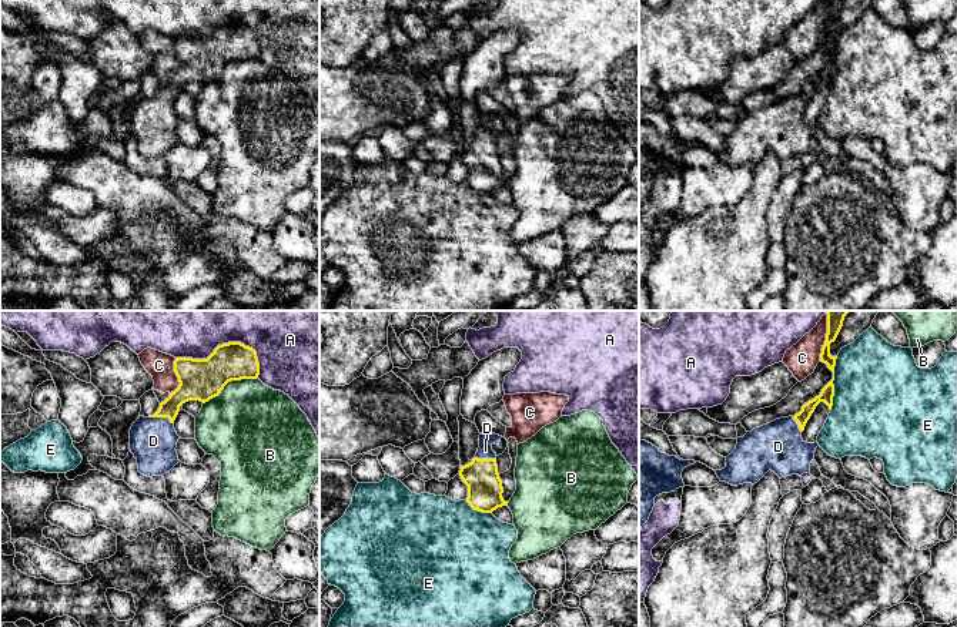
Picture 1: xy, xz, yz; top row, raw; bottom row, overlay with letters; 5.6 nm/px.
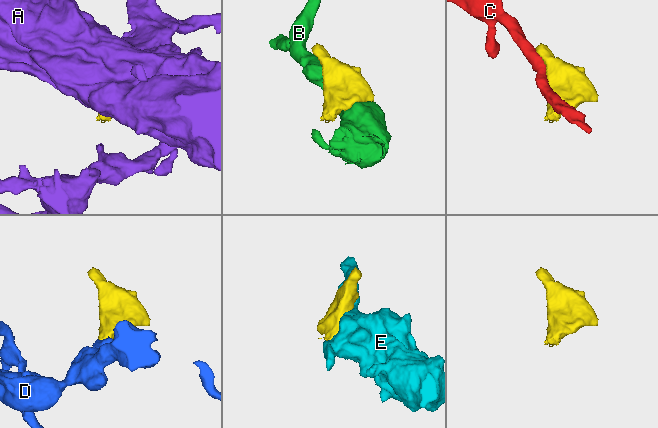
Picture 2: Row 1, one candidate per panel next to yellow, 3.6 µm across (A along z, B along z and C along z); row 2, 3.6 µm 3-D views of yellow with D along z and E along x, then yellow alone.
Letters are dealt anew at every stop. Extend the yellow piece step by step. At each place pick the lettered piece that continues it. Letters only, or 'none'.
D

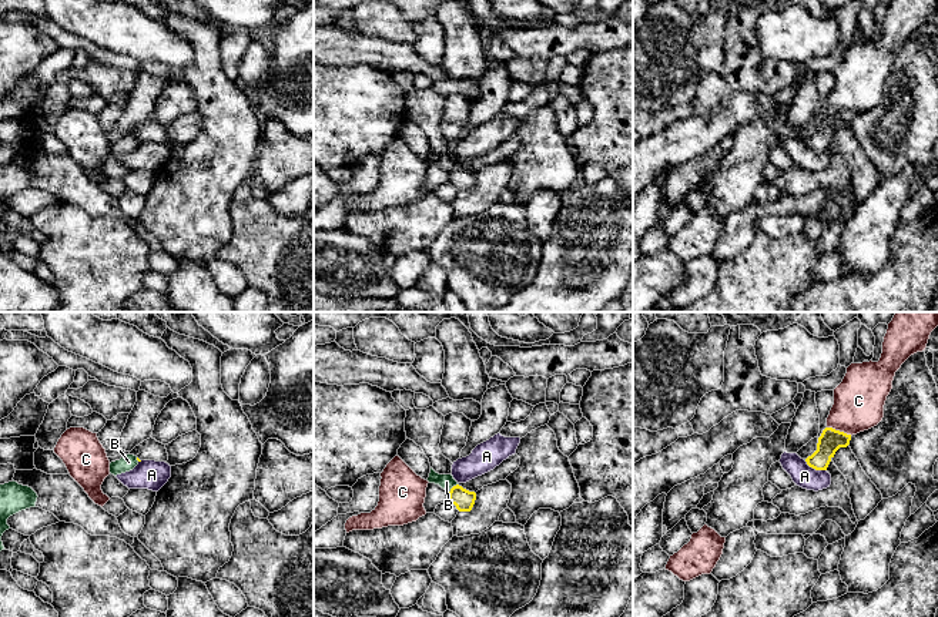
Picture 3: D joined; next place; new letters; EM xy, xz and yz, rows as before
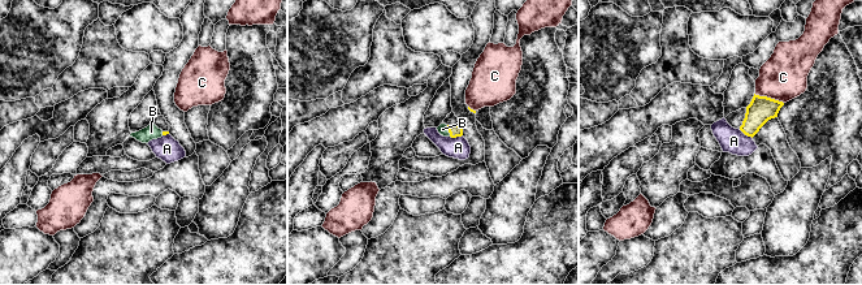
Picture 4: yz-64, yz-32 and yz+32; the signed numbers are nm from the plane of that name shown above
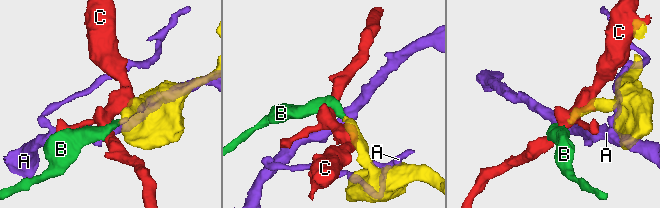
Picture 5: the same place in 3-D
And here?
B

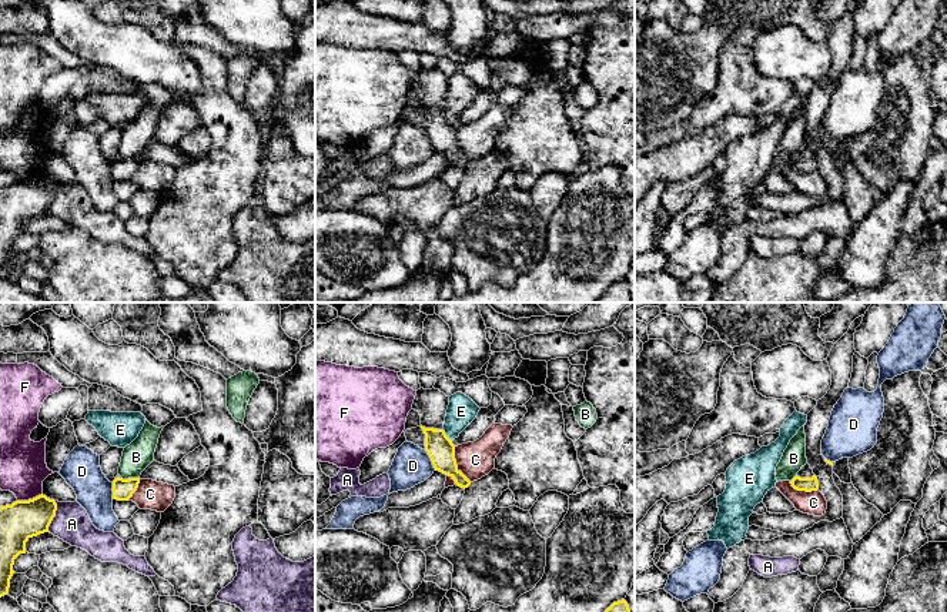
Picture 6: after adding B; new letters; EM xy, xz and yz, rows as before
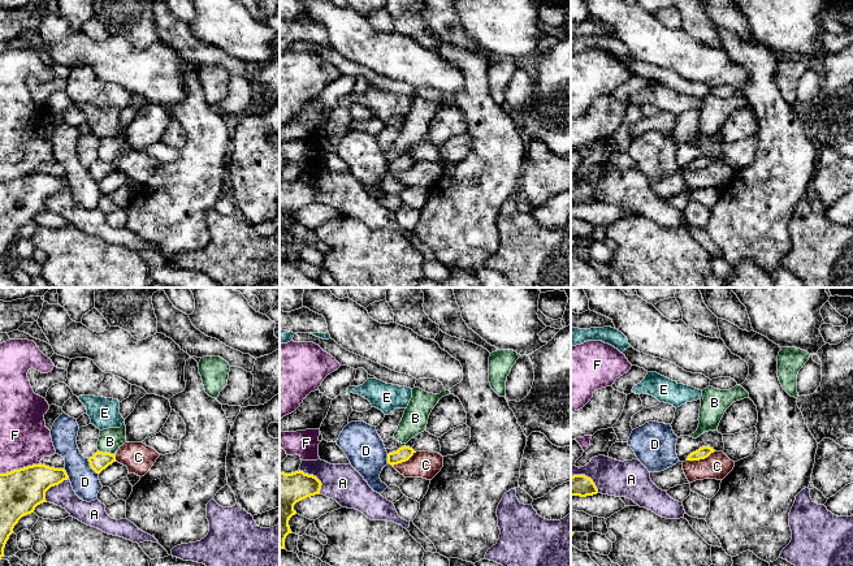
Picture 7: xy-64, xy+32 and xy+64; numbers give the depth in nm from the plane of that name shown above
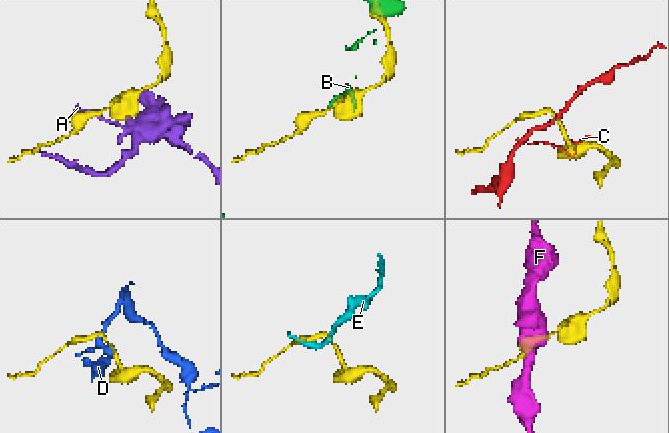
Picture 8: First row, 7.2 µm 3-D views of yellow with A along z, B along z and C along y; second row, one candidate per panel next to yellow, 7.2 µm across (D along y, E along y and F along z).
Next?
none

